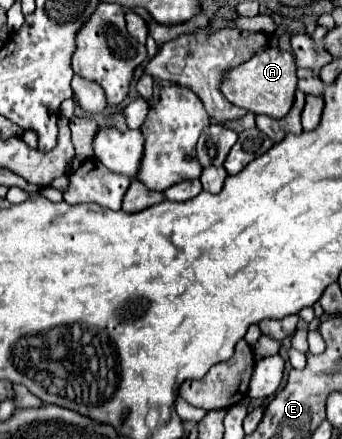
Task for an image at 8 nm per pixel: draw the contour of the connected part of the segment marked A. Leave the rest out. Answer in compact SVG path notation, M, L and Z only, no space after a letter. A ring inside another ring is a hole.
M266 47L264 51L256 53L250 61L246 61L234 69L228 69L224 73L220 91L236 107L242 107L256 115L268 115L272 119L282 119L292 107L296 83L298 83L298 79L296 79L294 55L288 51Z

